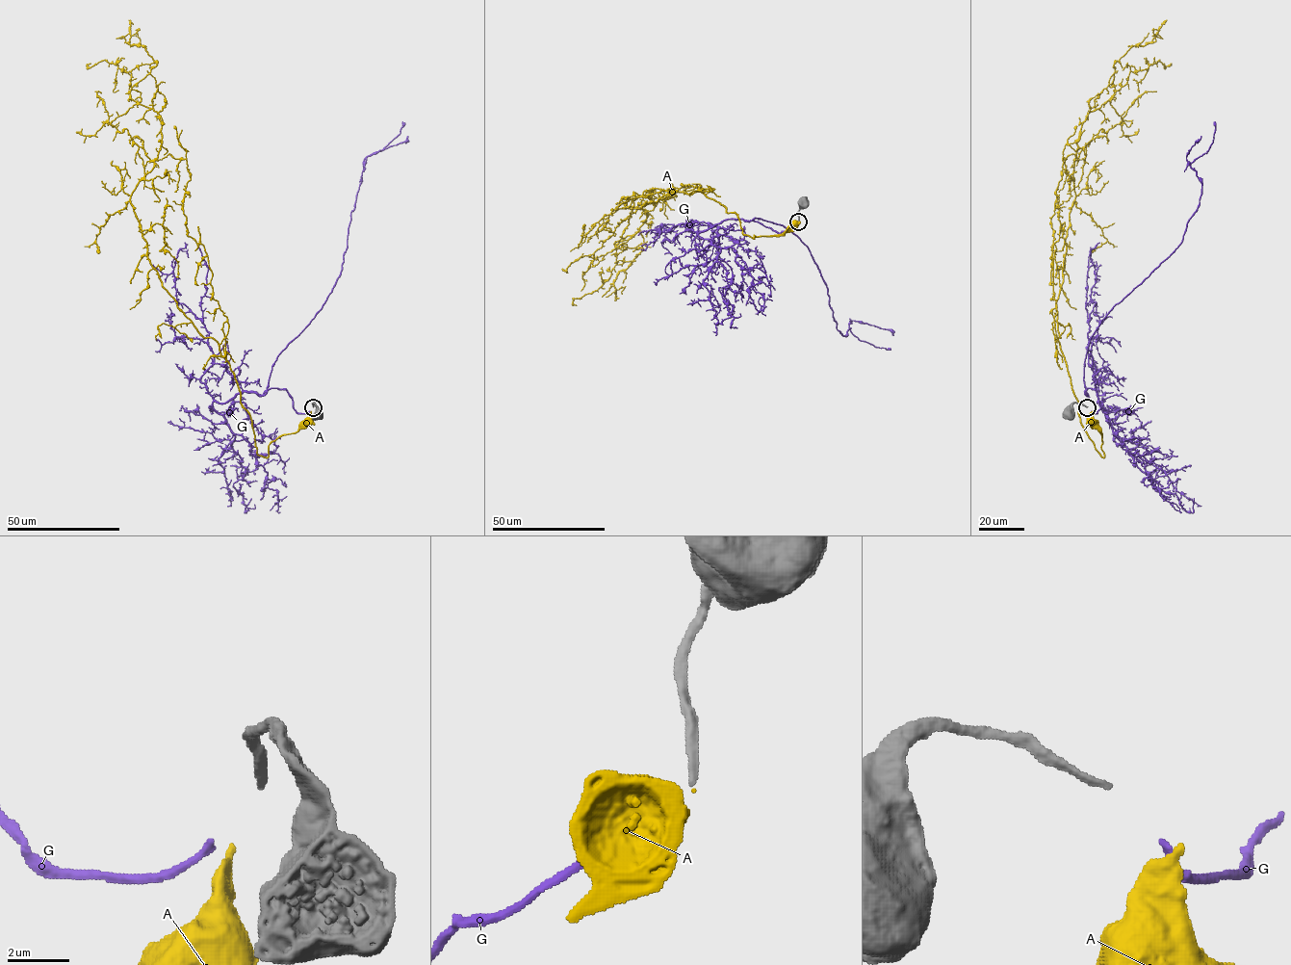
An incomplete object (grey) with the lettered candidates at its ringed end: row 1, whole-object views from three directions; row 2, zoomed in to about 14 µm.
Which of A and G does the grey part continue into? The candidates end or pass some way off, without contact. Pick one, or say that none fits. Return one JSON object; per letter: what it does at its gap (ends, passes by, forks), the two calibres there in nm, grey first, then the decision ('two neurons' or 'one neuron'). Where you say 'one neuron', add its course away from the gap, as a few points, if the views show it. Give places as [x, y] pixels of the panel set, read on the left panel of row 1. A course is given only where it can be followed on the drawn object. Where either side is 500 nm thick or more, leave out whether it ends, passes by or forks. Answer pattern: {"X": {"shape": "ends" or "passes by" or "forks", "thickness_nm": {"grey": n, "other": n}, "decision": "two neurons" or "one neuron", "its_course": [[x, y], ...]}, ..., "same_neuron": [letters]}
{"A": {"thickness_nm": {"grey": 240, "other": 600}, "decision": "two neurons"}, "G": {"shape": "ends", "thickness_nm": {"grey": 240, "other": 240}, "decision": "one neuron", "its_course": [[309, 410], [297, 412], [285, 390], [267, 388], [271, 365], [324, 302], [342, 270], [363, 160], [402, 122]]}, "same_neuron": ["G"]}

